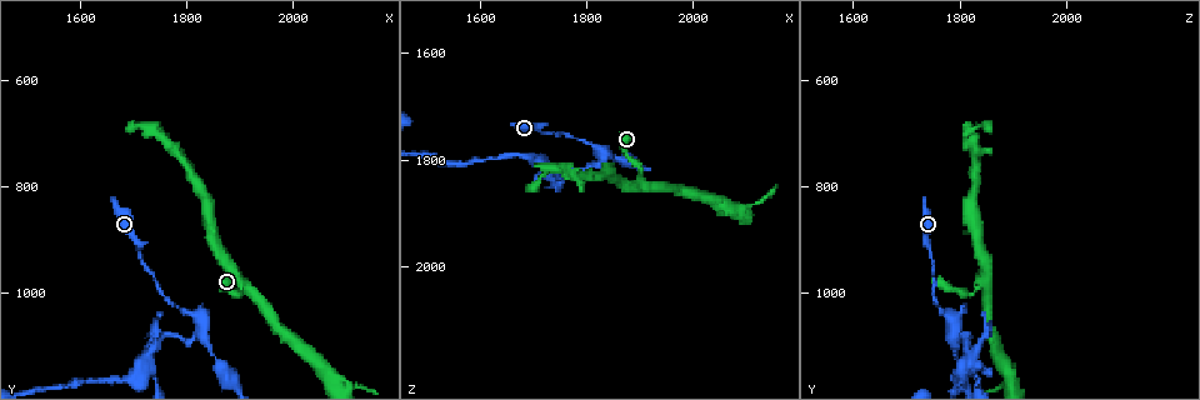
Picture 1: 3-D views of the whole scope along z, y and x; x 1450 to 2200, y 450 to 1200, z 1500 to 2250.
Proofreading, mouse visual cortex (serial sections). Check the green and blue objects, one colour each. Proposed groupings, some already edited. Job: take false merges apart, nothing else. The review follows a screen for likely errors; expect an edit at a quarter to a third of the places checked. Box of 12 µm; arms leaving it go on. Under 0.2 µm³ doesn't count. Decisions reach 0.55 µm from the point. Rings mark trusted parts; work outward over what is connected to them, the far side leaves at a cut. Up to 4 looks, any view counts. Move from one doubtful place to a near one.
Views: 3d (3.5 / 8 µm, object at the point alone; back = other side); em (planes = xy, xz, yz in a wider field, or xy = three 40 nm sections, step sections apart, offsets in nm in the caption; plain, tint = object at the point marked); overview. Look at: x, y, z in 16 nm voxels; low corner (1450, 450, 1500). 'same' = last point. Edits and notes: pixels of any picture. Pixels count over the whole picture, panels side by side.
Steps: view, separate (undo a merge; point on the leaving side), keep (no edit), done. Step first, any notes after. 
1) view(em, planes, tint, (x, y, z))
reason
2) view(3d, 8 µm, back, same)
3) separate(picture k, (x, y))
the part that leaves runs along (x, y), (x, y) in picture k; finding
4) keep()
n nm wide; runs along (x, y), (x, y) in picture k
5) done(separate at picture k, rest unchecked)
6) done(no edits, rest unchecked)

view(3d, 3.5 µm, (1725, 950, 1750))
thin neck

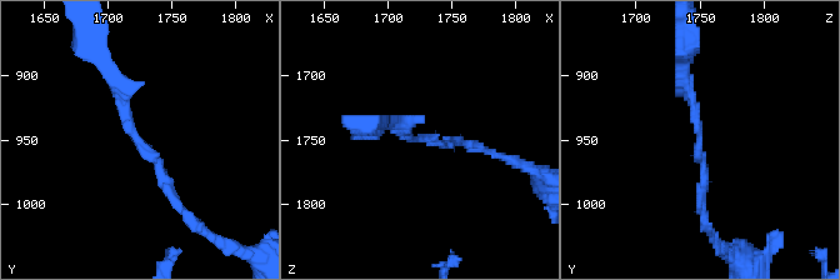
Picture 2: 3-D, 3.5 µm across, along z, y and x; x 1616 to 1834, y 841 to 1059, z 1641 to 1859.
view(em, xy, step 1, tint, (1724, 952, 1750))
need the tissue

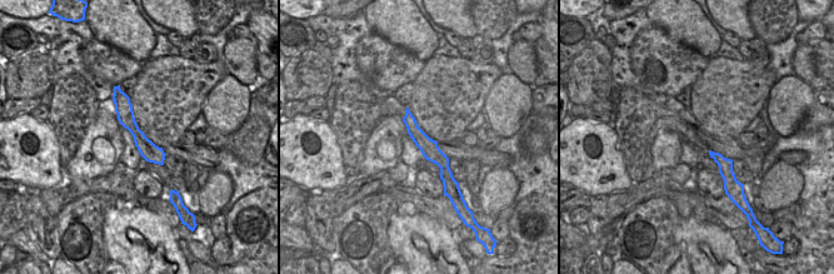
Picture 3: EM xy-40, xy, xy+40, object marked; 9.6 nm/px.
keep()
170 nm wide; runs along (108, 70), (124, 89), (131, 135), (181, 211) in picture 2; one cell here

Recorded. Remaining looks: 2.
view(3d, 3.5 µm, (1830, 1070, 1795))
abrupt turn

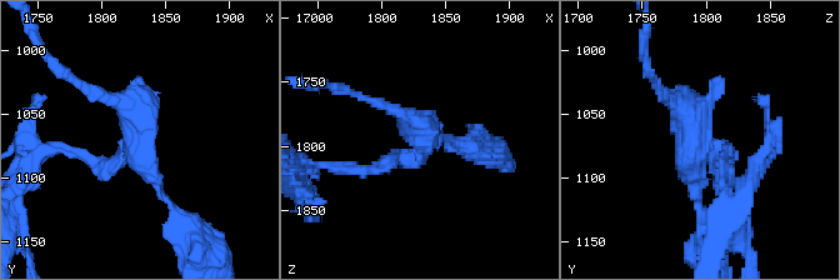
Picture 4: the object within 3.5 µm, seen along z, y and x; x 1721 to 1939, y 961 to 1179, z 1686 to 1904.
view(em, planes, tint, (1830, 1072, 1792))

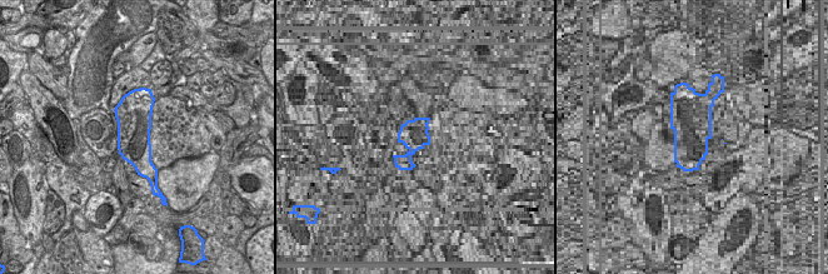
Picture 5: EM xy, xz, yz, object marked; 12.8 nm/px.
separate(picture 4, (376, 166))
the part that leaves runs along (411, 154), (376, 170), (315, 166) in picture 4; a second cell is stuck on

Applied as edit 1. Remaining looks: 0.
done(separate at picture 4, rest unchecked)

